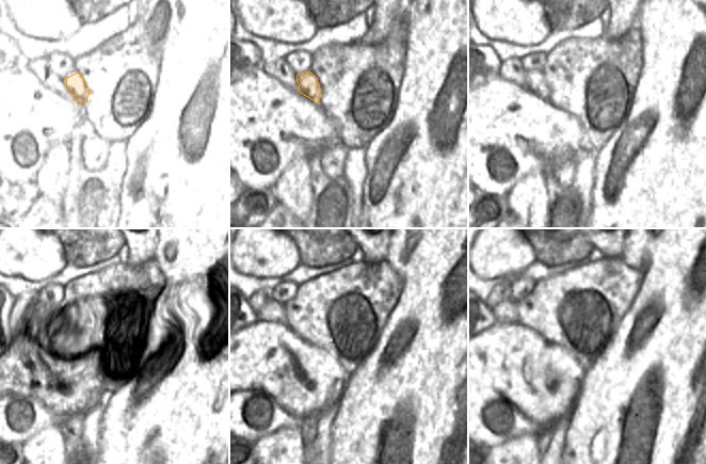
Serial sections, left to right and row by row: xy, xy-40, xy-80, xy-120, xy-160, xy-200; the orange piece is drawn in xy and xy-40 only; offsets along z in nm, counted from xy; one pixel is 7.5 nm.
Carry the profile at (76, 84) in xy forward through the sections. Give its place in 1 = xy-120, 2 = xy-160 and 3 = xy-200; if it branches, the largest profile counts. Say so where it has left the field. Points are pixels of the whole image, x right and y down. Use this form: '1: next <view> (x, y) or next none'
1: next xy-120 (49, 315)
2: next xy-160 (272, 310)
3: next xy-200 (504, 313)

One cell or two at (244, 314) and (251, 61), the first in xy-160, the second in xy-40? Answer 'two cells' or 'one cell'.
one cell

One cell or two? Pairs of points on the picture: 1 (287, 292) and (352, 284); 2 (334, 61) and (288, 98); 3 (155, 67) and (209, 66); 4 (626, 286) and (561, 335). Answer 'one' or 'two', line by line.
1: two
2: two
3: two
4: one

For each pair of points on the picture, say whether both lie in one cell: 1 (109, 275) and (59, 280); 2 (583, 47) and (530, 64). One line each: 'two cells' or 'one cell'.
1: two cells
2: two cells

